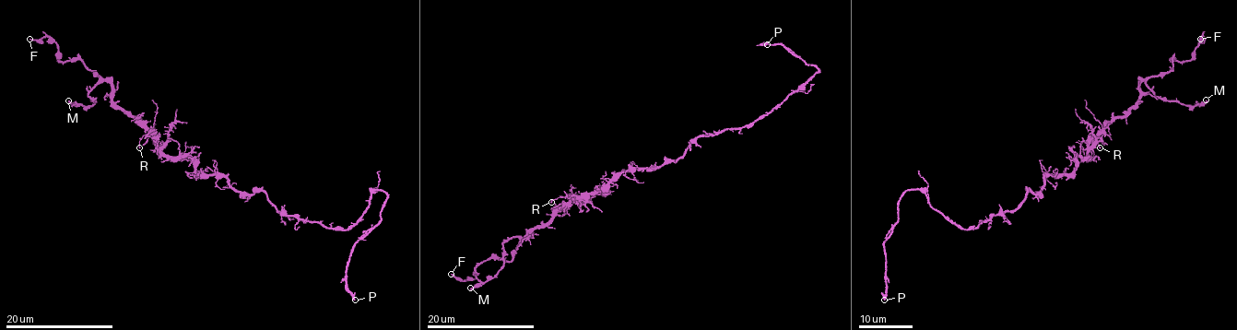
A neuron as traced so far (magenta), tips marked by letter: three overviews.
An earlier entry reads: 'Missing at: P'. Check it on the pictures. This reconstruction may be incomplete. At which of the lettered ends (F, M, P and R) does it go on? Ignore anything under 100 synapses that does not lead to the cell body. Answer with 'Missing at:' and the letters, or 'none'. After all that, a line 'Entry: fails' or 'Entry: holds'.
Missing at: P
Entry: holds

